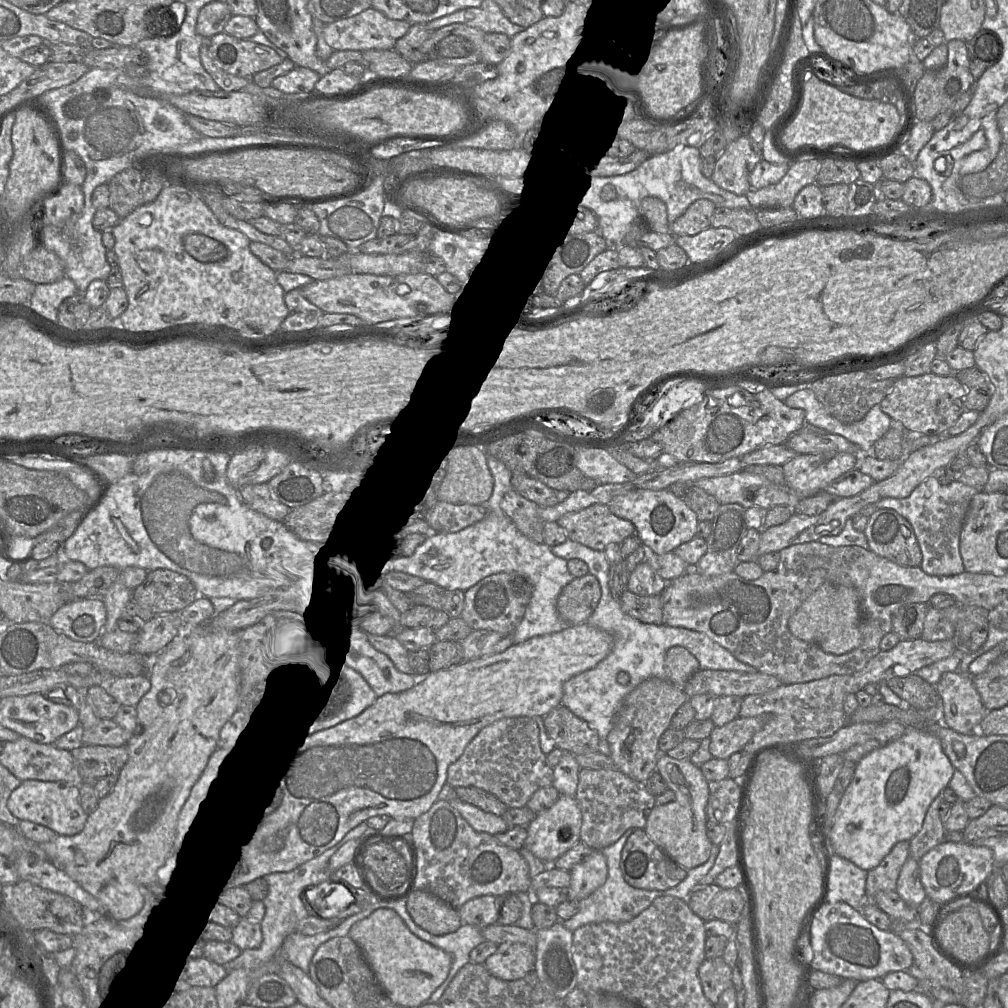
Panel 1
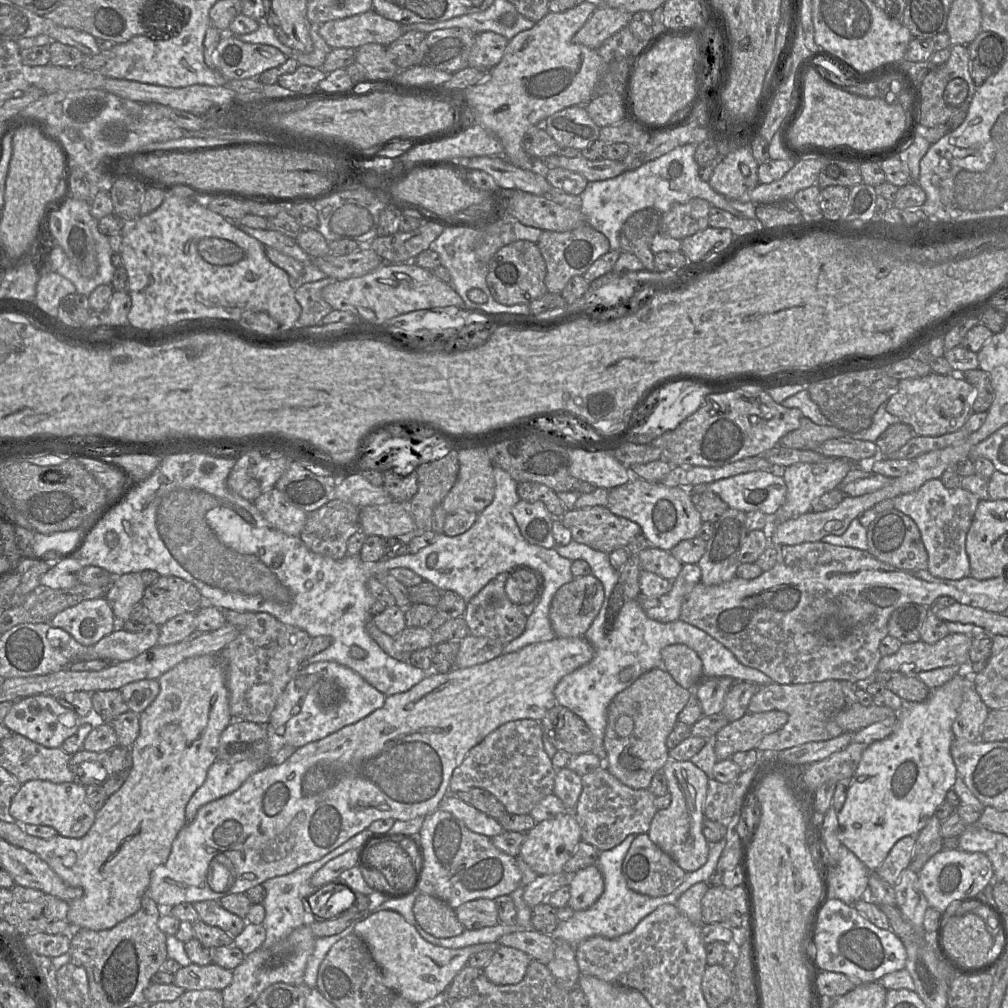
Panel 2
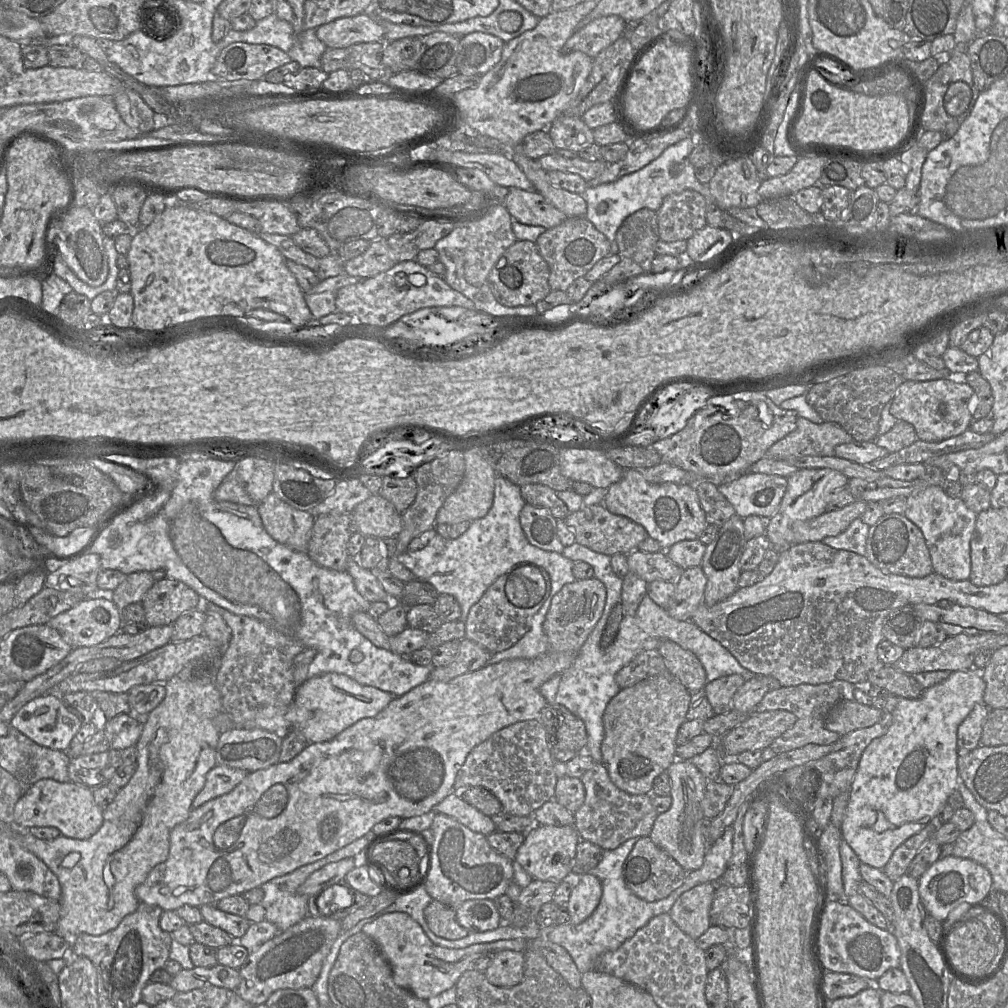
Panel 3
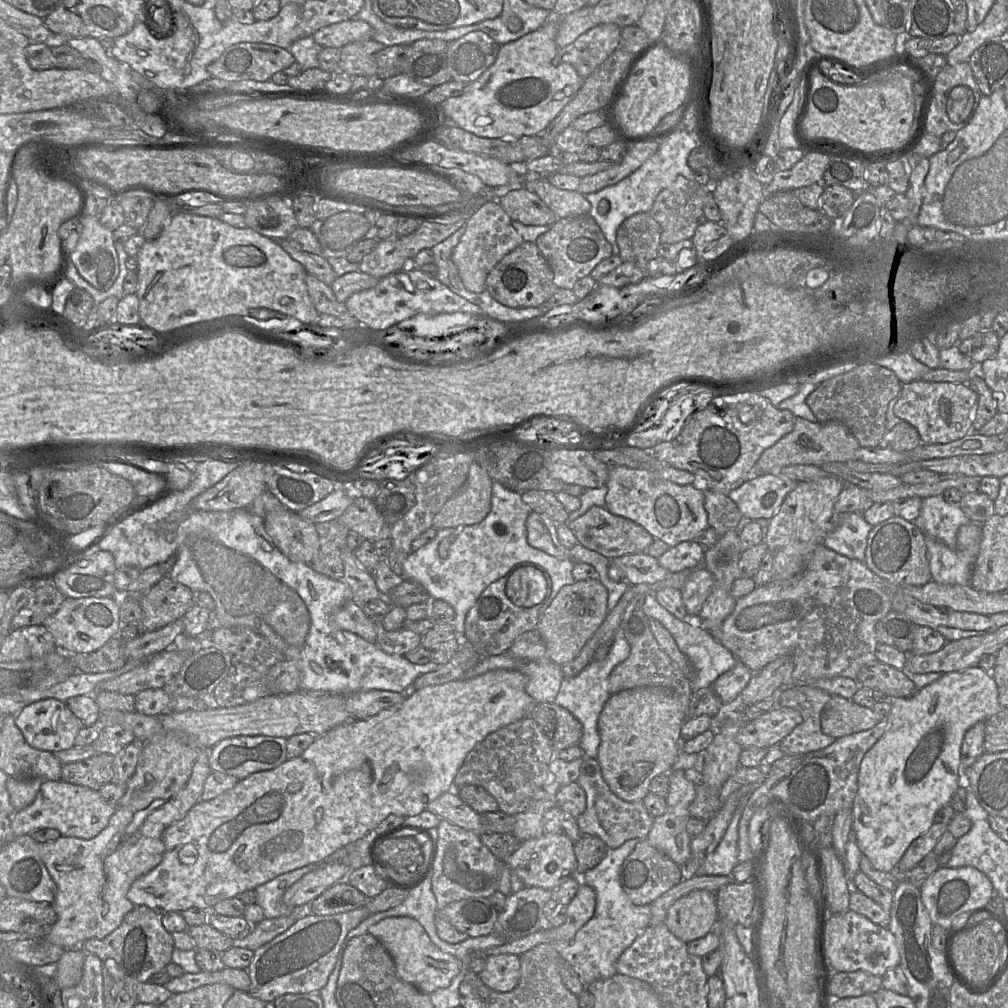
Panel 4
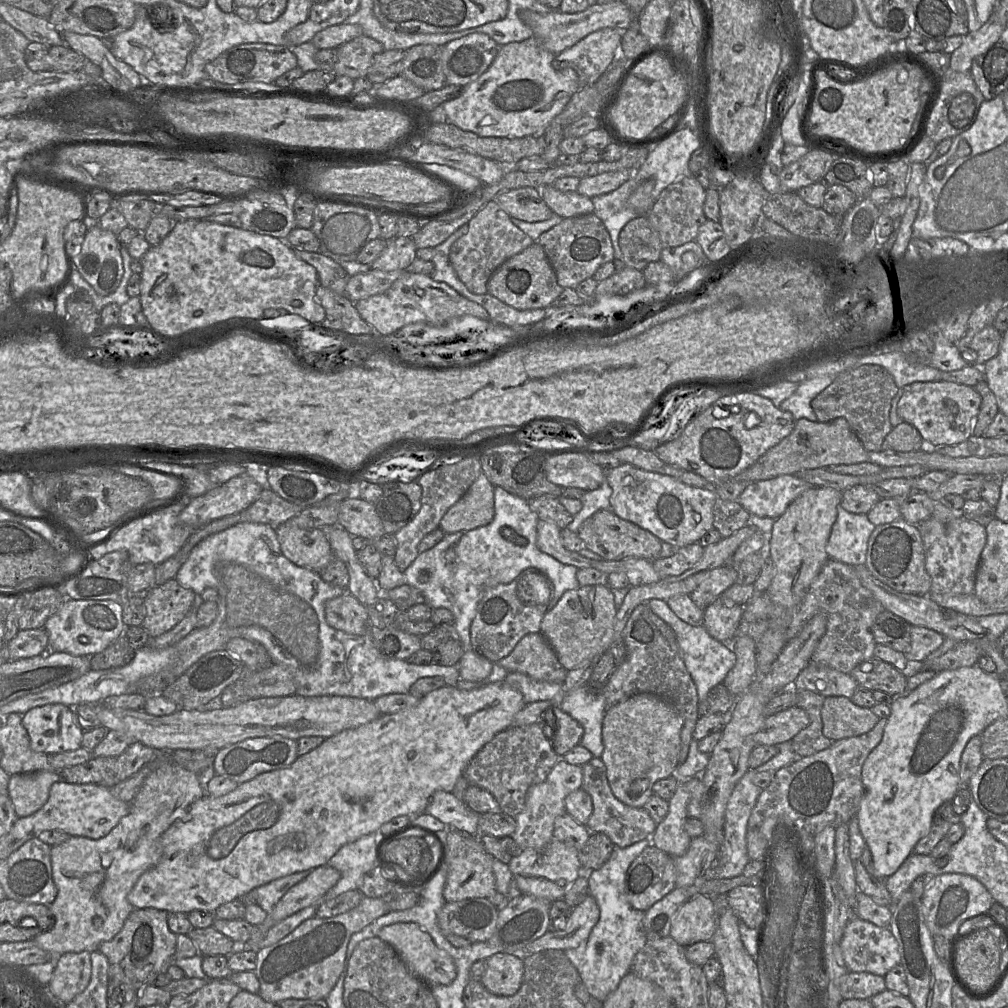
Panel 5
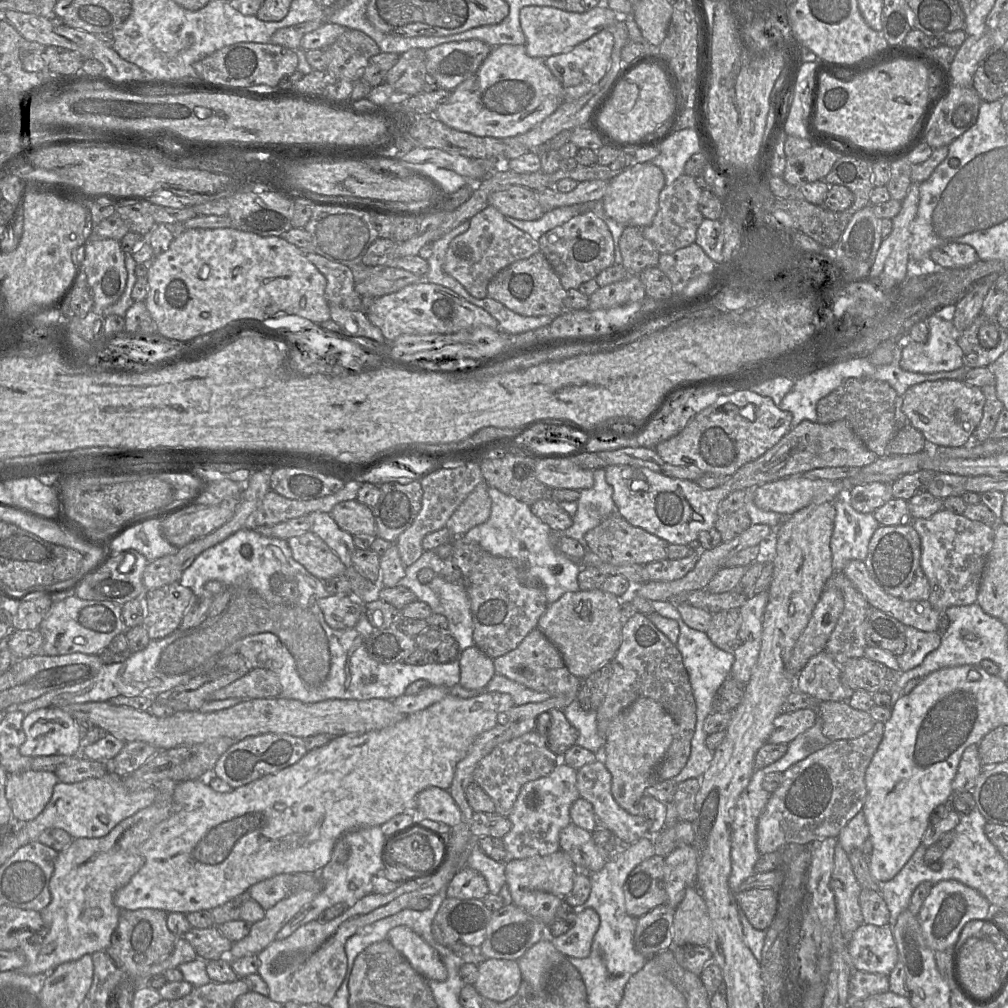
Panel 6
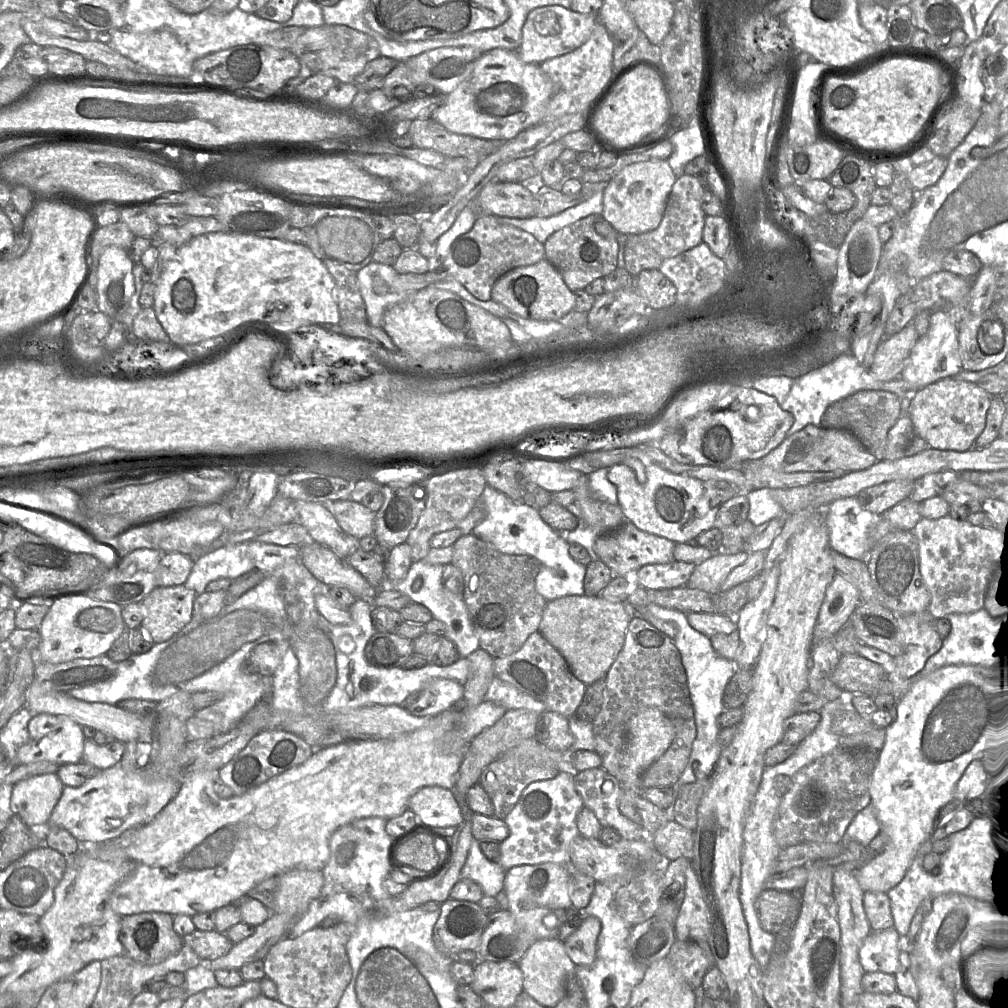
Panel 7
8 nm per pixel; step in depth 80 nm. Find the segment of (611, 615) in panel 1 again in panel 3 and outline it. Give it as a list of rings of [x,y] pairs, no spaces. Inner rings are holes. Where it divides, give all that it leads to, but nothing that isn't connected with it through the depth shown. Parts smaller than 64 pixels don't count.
[[[648,595],[641,600],[635,615],[623,615],[615,639],[607,647],[602,647],[601,637],[608,619],[607,615],[604,615],[606,605],[607,596],[602,616],[577,653],[571,667],[561,675],[552,676],[540,687],[540,693],[548,704],[562,705],[584,722],[588,736],[585,752],[594,762],[602,763],[601,744],[604,737],[605,708],[609,701],[622,690],[615,681],[615,675],[643,651],[658,649],[659,644],[664,640],[675,642],[699,659],[704,667],[707,683],[731,674],[739,674],[746,681],[757,676],[741,666],[726,648],[692,621],[679,621],[672,618]]]

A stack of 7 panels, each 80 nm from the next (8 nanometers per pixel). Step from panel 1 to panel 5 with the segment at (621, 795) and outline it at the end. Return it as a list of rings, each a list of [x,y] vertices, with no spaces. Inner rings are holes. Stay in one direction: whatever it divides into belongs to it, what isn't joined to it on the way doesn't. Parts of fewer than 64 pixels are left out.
[[[593,757],[582,766],[581,789],[590,795],[593,805],[593,811],[586,828],[607,835],[618,848],[625,848],[641,840],[649,839],[657,824],[668,813],[668,801],[654,794],[641,808],[633,808],[620,802],[610,789],[604,763],[597,757]]]

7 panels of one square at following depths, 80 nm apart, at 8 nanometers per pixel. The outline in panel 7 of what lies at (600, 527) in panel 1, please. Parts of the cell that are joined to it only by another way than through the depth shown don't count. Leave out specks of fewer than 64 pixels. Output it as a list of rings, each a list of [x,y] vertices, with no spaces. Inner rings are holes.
[[[629,521],[612,532],[599,534],[594,543],[594,551],[599,560],[611,569],[614,575],[625,576],[648,564],[665,564],[674,561],[673,550],[676,543],[664,537],[650,534],[637,528]]]

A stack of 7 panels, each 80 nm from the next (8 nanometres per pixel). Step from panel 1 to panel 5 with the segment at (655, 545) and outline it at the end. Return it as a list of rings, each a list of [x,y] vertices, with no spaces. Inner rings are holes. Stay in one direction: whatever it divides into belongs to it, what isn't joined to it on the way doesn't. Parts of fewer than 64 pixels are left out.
[[[621,464],[611,471],[605,471],[605,473],[606,480],[612,488],[609,509],[618,517],[651,532],[662,542],[667,542],[679,548],[684,547],[698,543],[700,537],[713,528],[713,507],[718,497],[711,487],[690,486],[674,477],[645,471],[631,464]]]

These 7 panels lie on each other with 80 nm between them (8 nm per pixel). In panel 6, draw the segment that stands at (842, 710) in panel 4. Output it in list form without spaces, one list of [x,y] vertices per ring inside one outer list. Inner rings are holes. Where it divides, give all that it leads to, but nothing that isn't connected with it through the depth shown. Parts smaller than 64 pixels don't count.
[[[822,701],[817,714],[822,719],[822,733],[830,741],[858,738],[876,723],[869,712],[854,709],[846,701]]]

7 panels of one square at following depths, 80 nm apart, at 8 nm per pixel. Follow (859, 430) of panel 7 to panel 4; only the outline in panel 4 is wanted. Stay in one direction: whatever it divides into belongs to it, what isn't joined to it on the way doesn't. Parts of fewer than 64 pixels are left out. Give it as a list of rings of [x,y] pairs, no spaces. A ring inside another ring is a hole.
[[[862,364],[830,378],[808,395],[806,403],[818,422],[838,420],[851,431],[860,447],[878,447],[886,431],[889,402],[901,391],[902,383],[895,373],[875,364]]]

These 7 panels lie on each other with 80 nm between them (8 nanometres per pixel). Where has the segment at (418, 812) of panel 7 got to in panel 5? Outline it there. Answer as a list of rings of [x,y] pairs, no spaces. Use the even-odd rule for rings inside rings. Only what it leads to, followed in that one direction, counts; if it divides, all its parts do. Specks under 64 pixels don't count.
[[[436,791],[425,812],[434,816],[449,828],[469,835],[479,835],[479,814],[470,809],[464,801],[456,798],[452,792]]]

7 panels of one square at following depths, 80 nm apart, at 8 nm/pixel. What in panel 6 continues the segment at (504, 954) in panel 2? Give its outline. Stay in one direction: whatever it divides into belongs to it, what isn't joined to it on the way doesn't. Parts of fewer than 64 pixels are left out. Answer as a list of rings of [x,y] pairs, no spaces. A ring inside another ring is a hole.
[[[489,958],[478,964],[478,978],[473,986],[482,996],[496,1002],[503,1002],[517,993],[522,980],[518,961]]]

